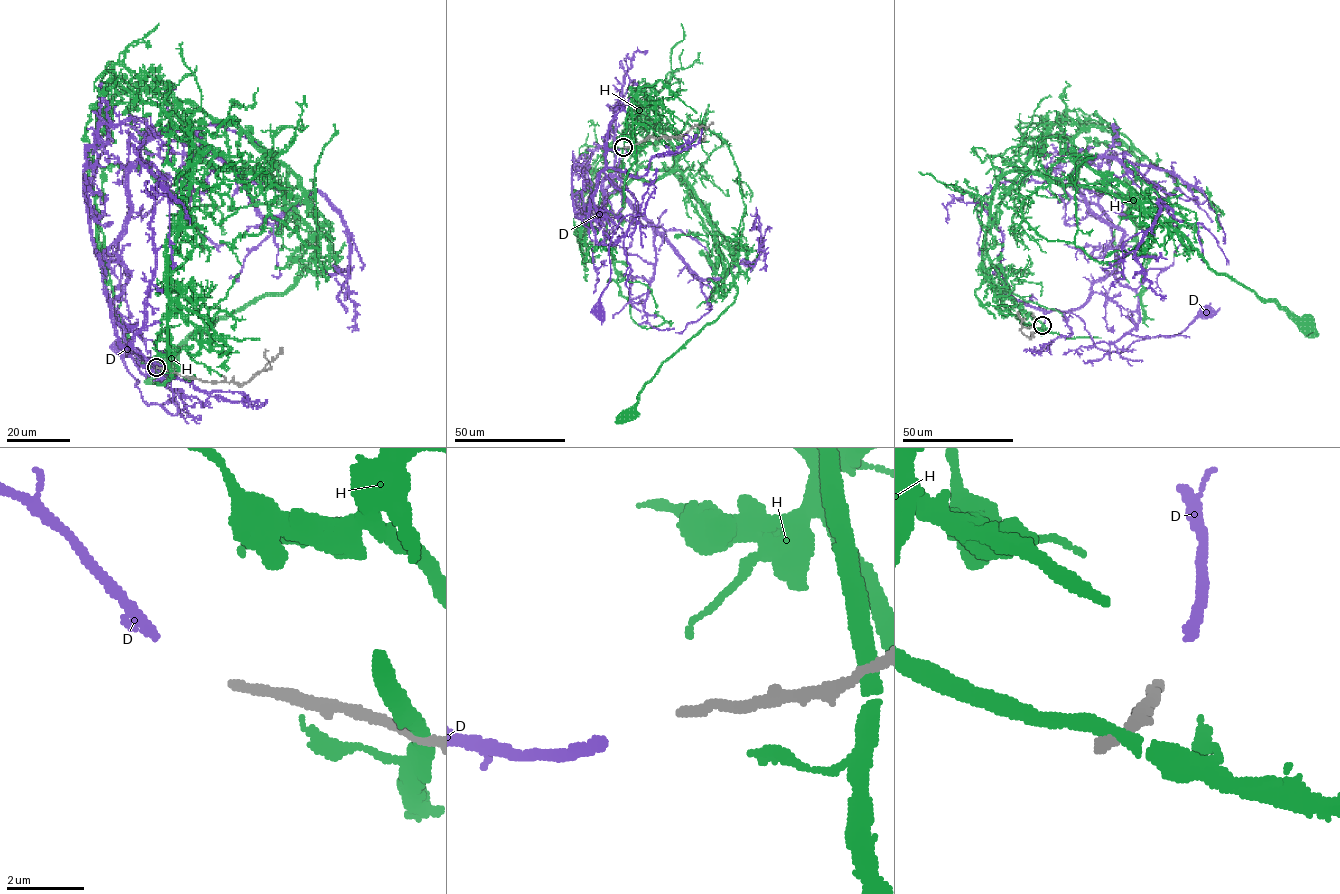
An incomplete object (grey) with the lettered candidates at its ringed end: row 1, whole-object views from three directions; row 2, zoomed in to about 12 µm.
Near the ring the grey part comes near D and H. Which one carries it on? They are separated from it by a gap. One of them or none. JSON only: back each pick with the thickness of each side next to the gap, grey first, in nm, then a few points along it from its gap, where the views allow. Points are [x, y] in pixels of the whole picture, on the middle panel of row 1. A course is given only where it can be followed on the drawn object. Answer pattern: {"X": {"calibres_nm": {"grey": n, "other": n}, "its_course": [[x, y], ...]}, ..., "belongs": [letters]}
{"D": {"calibres_nm": {"grey": 240, "other": 280}, "its_course": [[619, 149], [607, 151], [604, 173], [633, 194], [638, 214], [624, 216], [613, 232], [598, 311]]}, "belongs": ["D"]}

